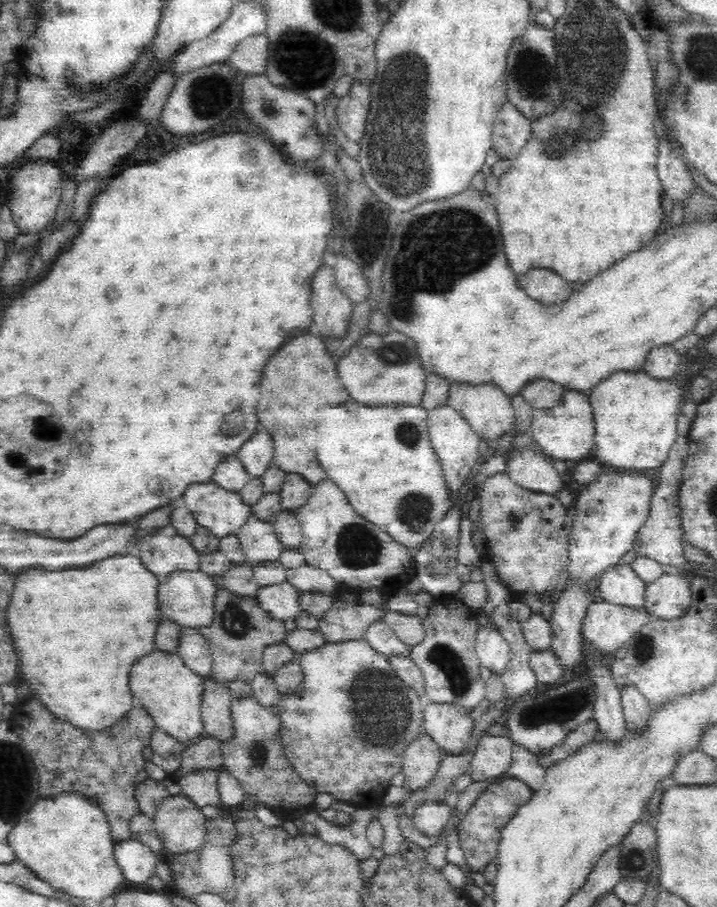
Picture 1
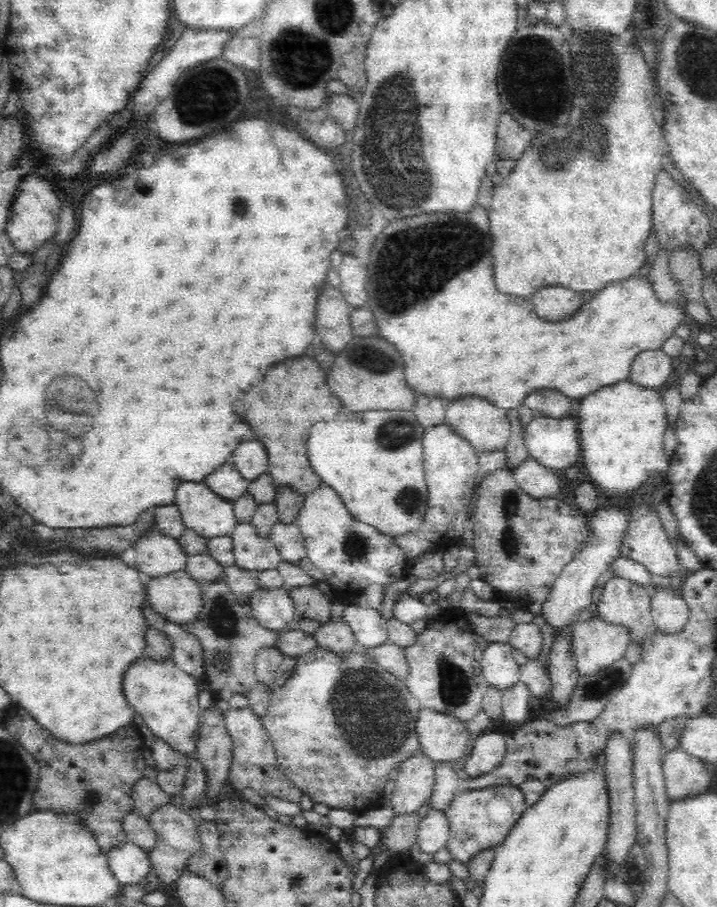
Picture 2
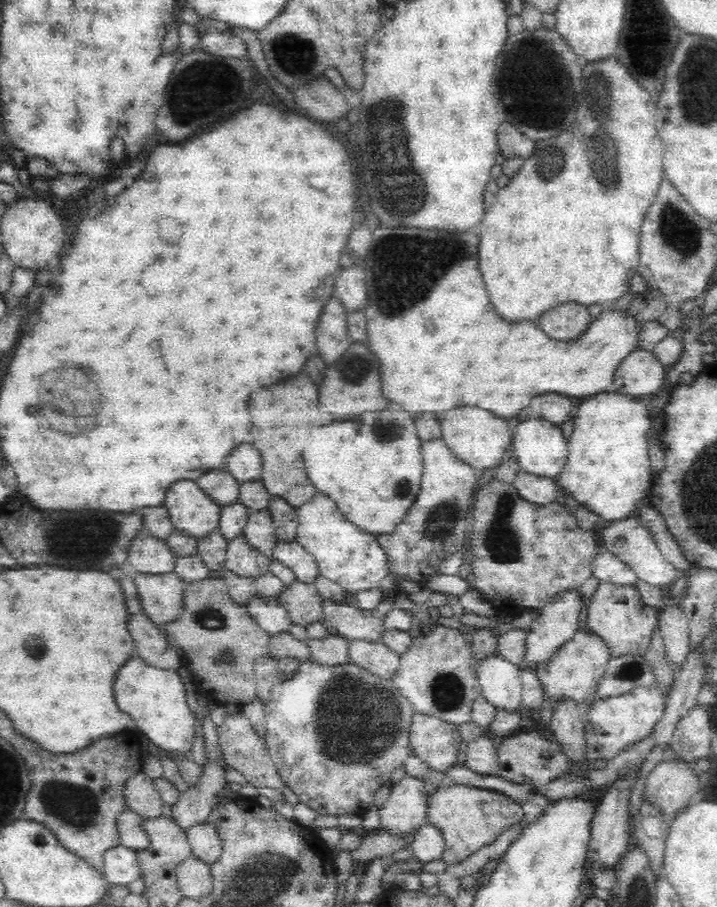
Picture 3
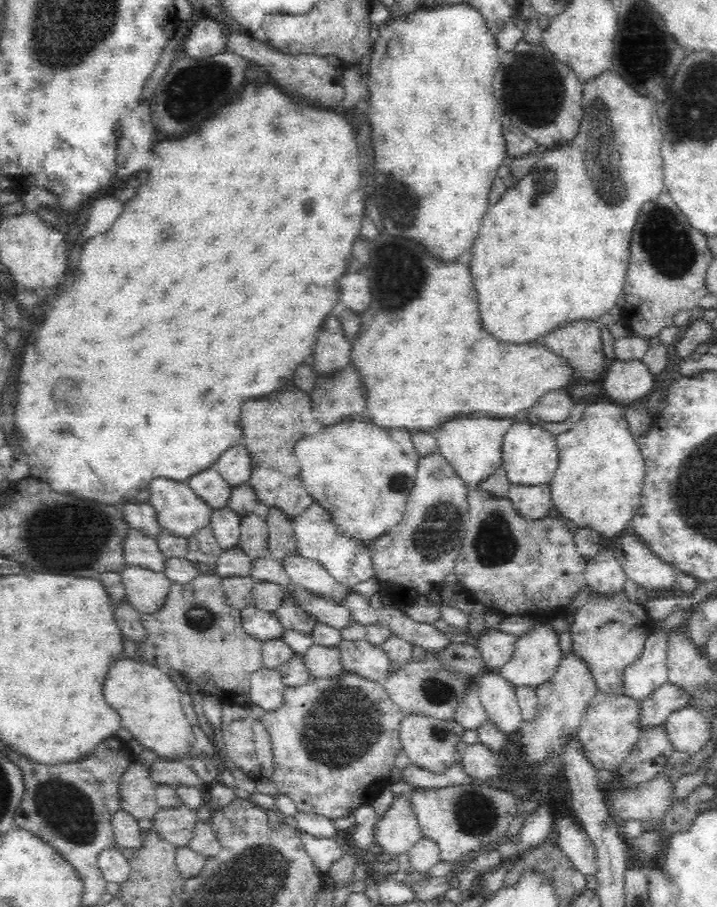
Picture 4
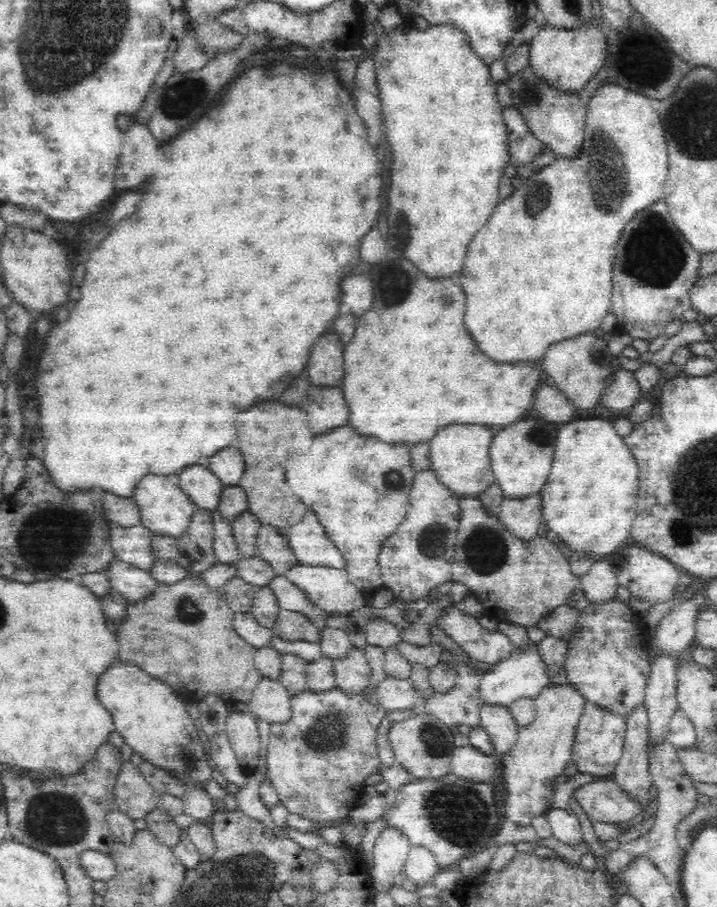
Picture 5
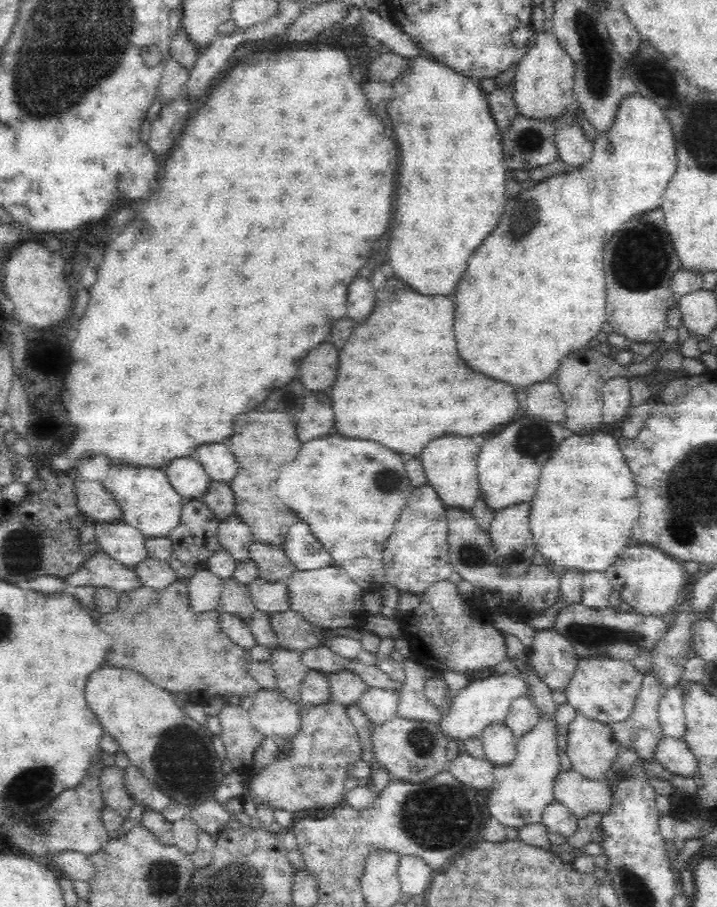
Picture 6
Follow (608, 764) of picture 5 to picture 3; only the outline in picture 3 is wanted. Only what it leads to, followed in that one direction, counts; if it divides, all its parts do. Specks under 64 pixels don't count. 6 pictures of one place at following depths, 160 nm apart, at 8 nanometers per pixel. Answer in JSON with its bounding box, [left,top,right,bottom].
[581,691,664,760]

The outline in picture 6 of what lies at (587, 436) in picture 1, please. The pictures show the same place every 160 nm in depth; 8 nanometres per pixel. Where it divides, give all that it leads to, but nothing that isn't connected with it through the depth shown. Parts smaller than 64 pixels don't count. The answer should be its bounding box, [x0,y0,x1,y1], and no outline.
[477,412,566,515]

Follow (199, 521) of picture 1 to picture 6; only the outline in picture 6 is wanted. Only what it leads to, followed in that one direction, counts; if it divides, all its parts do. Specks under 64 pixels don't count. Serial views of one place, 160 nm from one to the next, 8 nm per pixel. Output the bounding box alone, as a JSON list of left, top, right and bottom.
[98,460,184,538]

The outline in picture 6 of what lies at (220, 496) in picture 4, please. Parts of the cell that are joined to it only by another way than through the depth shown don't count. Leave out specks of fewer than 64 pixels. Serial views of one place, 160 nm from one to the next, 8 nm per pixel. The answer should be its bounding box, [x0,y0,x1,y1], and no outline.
[161,455,211,499]

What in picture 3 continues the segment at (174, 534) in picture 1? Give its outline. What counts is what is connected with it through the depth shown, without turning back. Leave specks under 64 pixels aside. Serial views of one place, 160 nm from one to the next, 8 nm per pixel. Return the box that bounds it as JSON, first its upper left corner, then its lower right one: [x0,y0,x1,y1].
[127,527,175,575]

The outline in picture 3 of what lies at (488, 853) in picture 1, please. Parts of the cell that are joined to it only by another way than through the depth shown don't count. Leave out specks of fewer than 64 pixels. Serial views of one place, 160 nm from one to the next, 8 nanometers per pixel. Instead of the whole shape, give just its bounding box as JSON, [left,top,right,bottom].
[426,784,523,864]

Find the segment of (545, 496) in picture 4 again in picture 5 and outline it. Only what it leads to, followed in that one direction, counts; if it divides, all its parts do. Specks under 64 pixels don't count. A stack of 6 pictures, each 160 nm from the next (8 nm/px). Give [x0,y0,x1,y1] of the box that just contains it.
[497,494,541,544]

